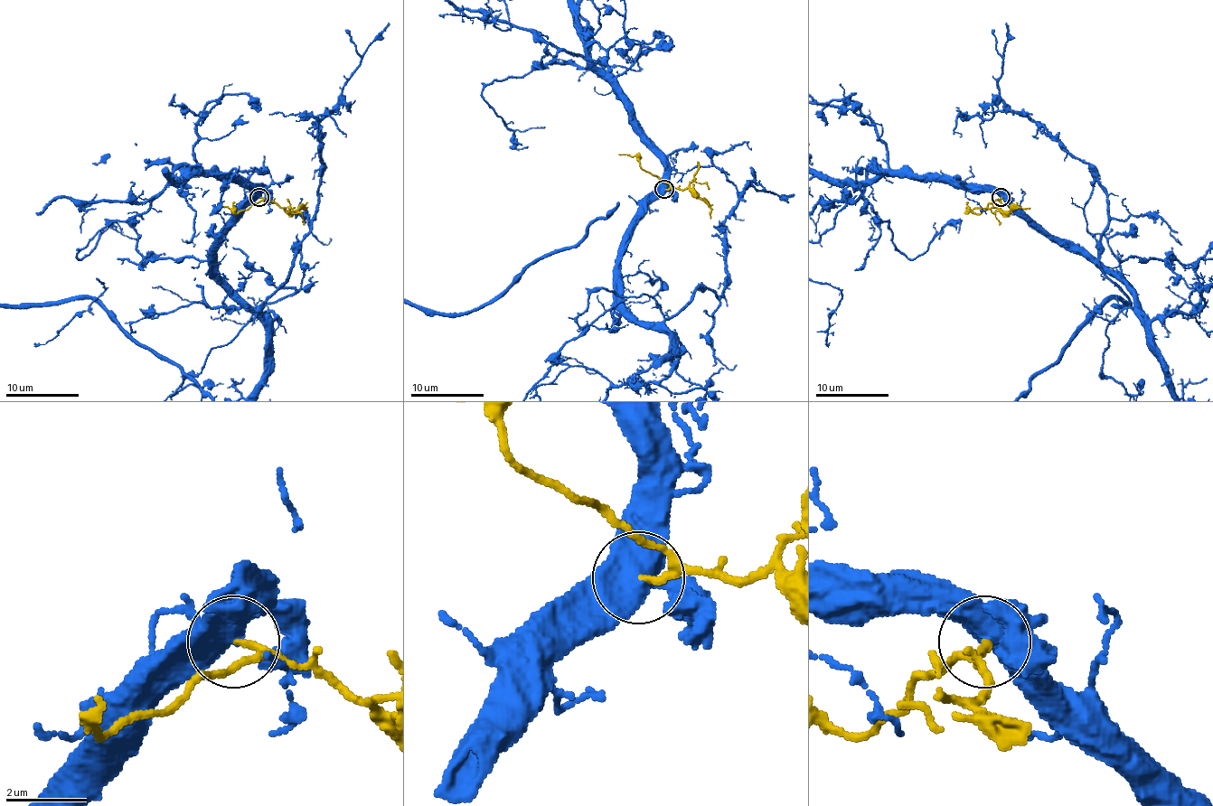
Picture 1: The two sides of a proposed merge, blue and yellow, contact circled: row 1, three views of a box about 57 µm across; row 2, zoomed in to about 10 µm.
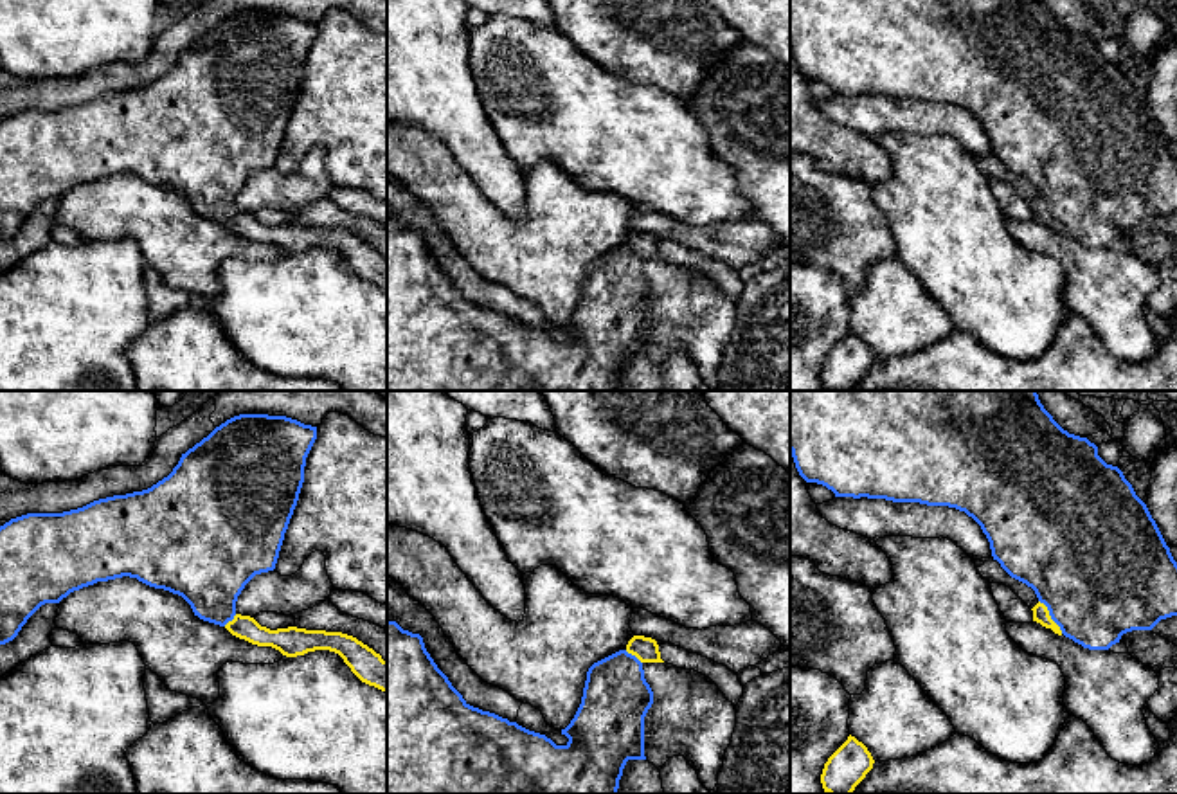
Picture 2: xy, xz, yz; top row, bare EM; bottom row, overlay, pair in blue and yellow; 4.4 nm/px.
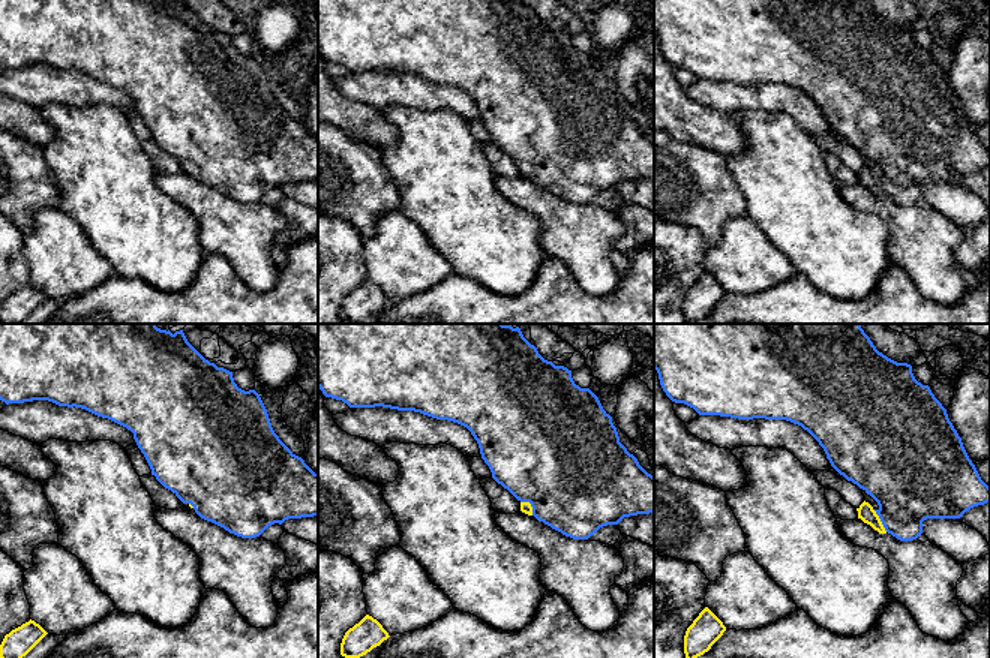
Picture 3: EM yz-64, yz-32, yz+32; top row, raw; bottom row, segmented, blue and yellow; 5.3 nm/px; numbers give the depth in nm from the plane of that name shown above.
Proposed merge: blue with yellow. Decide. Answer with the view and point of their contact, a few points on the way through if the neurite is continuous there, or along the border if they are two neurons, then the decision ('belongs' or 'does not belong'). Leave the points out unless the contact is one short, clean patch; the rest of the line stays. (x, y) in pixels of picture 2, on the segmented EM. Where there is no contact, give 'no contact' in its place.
yz (1050, 614) | across yz (1096, 584), (1082, 598), (1050, 614), (1041, 614) | belongs

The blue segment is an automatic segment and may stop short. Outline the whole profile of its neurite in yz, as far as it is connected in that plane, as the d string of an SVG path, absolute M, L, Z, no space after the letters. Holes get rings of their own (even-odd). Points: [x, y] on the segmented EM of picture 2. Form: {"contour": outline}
{"contour": "M790 391L790 452L799 475L817 483L835 497L867 497L893 502L920 502L948 506L972 517L986 535L993 560L1015 580L1031 587L1038 603L1031 609L1033 621L1065 636L1089 650L1109 650L1132 630L1152 630L1161 619L1177 616L1177 562L1166 546L1146 504L1118 466L1098 456L1098 447L1087 438L1064 430L1044 409L1037 391Z"}

